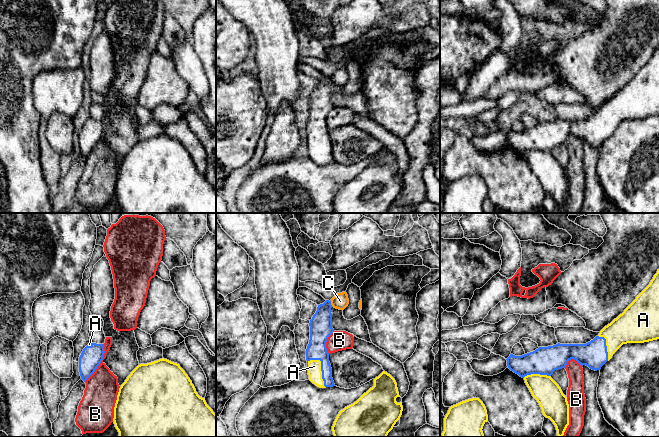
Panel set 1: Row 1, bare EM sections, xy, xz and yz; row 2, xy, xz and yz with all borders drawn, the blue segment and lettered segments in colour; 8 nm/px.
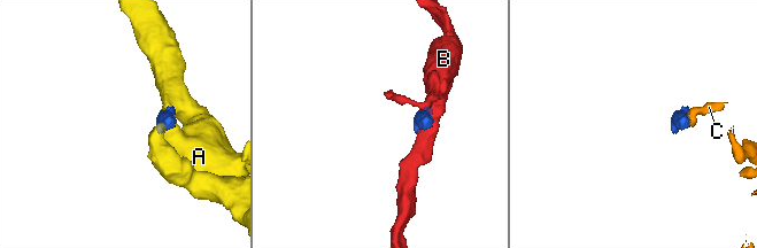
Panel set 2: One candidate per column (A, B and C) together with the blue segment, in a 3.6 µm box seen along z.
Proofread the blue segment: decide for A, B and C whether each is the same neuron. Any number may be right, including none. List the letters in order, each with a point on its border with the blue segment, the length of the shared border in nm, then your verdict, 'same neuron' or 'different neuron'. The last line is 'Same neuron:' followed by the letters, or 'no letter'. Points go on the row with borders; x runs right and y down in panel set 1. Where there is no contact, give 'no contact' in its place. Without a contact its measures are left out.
A: meets blue in xz at (321, 368); contact 260 nm long; same neuron
B: meets blue in xy at (100, 362); contact 340 nm long; different neuron
C: meets blue in xz at (330, 303); contact 40 nm long; different neuron
Same neuron: A

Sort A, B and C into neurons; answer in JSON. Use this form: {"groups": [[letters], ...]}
{"groups": [["A"], ["B"], ["C"]]}

